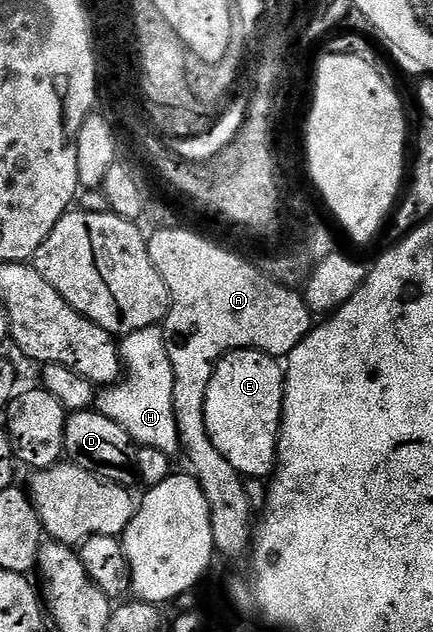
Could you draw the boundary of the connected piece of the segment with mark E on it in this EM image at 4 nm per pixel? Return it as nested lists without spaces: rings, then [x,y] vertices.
[[[236,349],[215,365],[205,395],[205,423],[213,447],[244,478],[270,478],[279,455],[279,427],[283,424],[284,366],[268,353]]]

